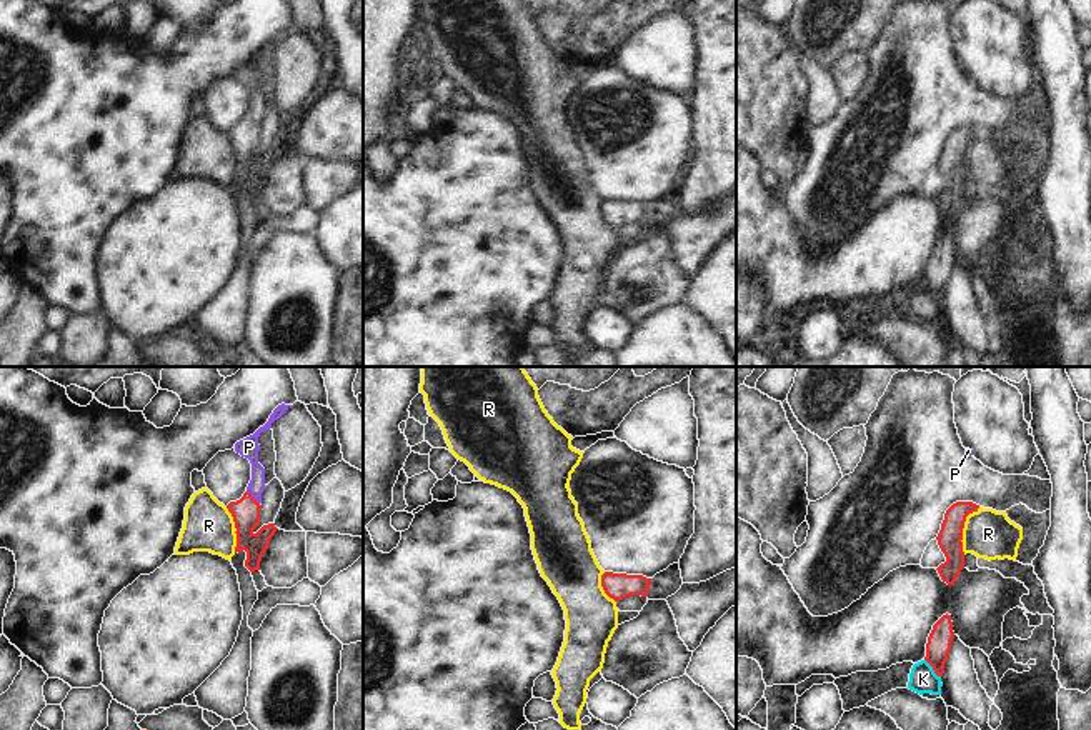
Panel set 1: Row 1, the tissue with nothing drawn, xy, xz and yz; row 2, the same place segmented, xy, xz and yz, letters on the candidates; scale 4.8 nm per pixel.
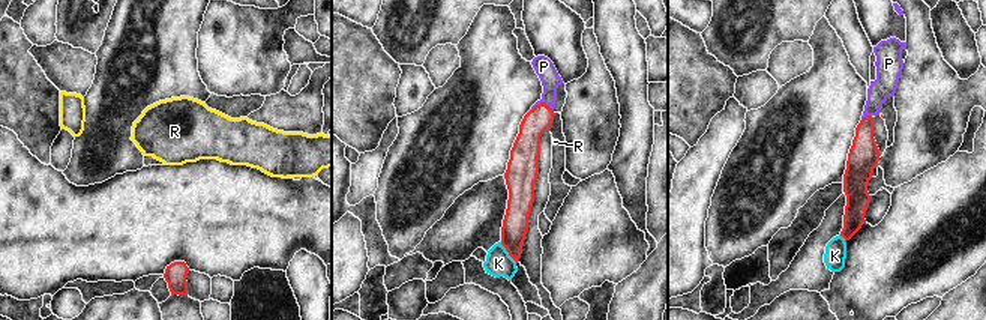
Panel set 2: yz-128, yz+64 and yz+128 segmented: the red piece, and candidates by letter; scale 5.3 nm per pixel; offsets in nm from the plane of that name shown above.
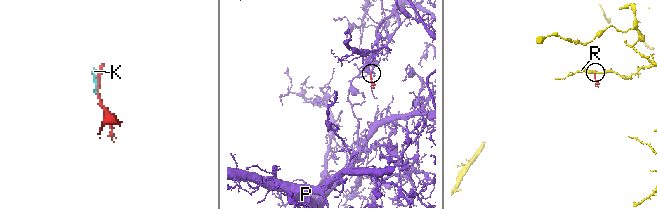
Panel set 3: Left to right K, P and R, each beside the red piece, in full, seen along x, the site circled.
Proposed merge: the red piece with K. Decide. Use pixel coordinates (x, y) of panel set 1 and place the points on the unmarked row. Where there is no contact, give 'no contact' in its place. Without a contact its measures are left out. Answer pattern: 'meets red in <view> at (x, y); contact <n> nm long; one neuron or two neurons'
meets red in yz at (933, 295); contact 120 nm long; two neurons

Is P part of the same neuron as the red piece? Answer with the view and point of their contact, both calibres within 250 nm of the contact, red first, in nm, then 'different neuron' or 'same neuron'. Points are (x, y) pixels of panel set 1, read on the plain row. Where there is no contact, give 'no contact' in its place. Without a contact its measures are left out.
meets red in xy at (252, 124); 140 nm thick on the red side, 100 nm on the other; same neuron

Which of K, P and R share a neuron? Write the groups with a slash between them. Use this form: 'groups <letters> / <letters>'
groups K / P / R

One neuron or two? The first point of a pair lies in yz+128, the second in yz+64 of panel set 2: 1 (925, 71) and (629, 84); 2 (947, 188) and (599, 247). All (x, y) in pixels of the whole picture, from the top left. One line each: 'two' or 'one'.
1: two
2: one

